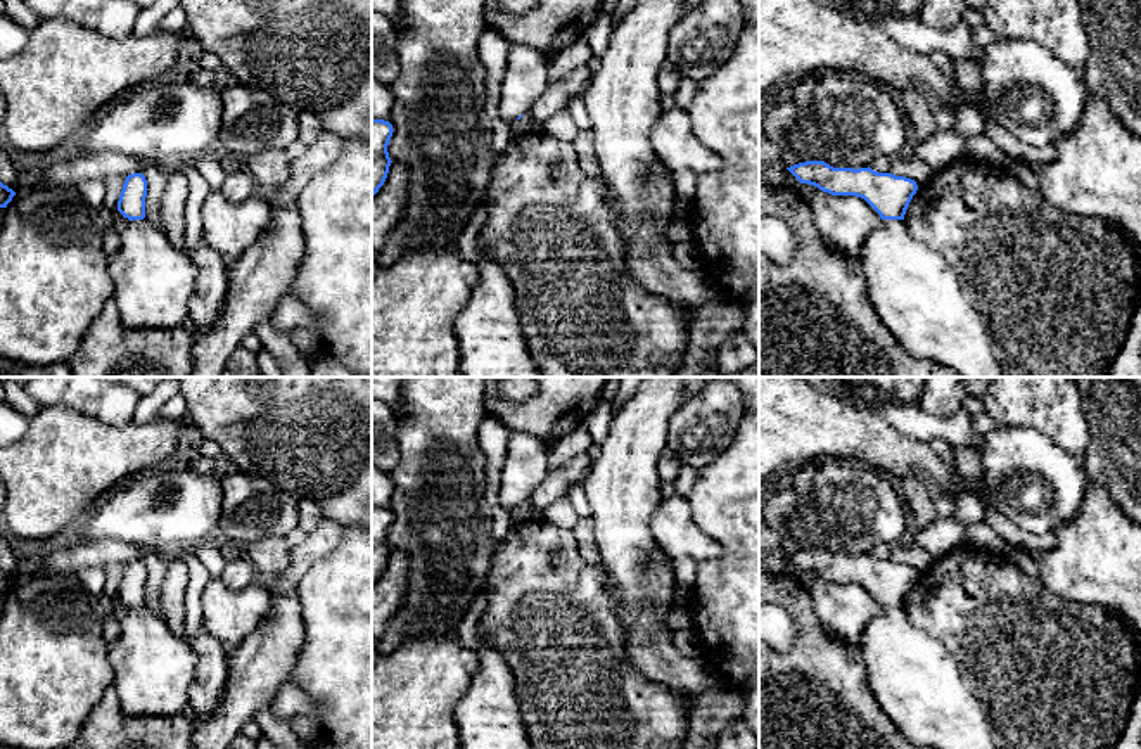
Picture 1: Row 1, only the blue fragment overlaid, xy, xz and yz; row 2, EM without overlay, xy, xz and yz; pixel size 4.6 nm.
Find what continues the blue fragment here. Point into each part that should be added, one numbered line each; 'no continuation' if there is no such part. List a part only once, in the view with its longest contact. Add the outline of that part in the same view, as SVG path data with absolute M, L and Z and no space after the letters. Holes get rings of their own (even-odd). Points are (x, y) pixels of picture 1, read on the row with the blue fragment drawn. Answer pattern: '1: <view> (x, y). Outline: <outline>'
no continuation

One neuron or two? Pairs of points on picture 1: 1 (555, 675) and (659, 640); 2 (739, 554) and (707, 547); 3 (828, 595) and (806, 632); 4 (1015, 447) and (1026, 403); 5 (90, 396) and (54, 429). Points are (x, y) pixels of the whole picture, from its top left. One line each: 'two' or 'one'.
1: two
2: two
3: two
4: two
5: two

